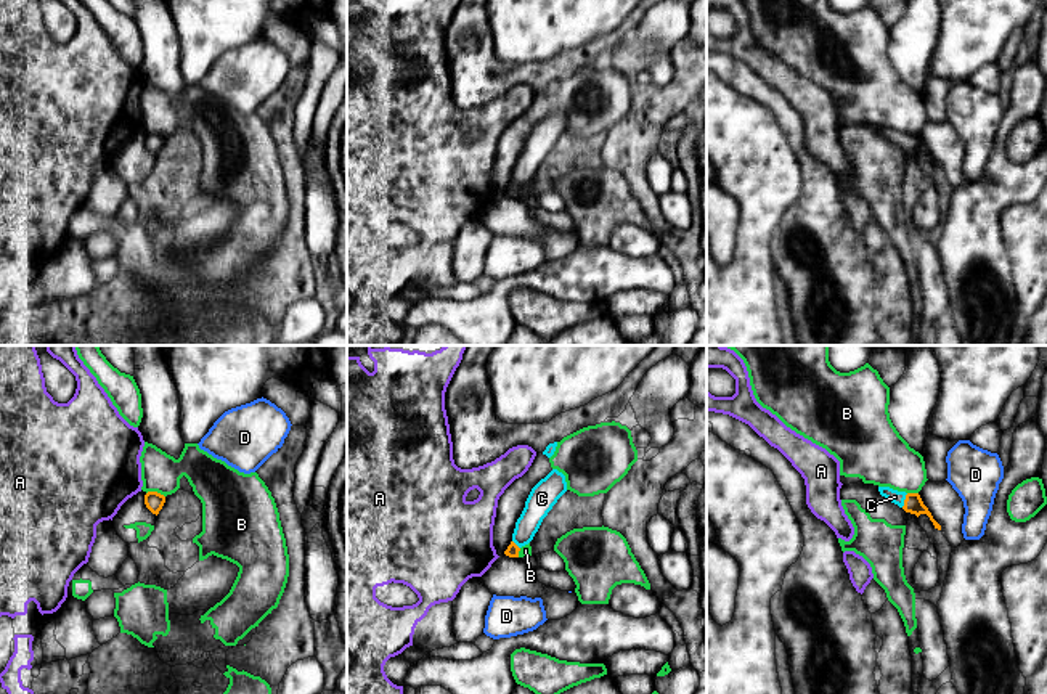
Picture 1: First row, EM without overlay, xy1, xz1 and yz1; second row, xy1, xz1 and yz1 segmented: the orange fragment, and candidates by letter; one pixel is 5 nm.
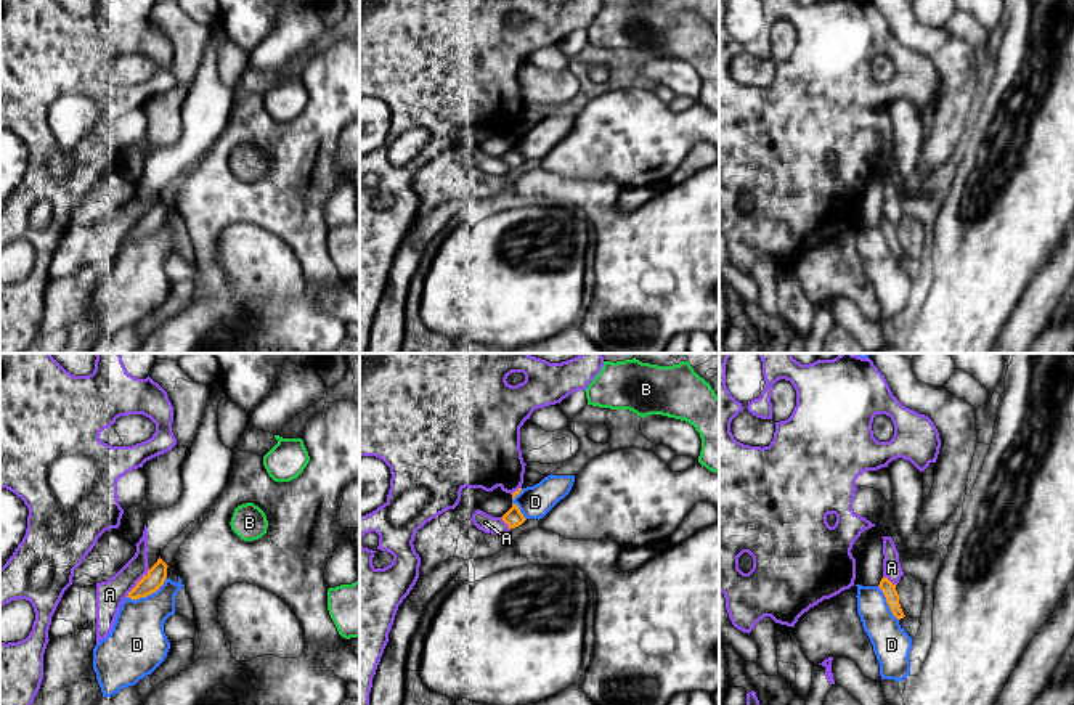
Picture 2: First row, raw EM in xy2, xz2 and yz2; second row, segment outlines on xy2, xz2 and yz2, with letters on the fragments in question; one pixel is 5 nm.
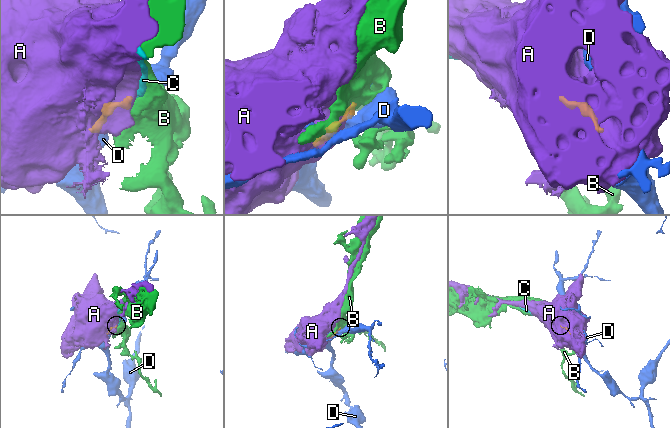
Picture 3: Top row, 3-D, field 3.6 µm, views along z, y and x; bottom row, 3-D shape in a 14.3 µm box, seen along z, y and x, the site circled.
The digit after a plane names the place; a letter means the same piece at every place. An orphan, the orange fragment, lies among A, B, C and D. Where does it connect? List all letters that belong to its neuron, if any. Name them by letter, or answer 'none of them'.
C

